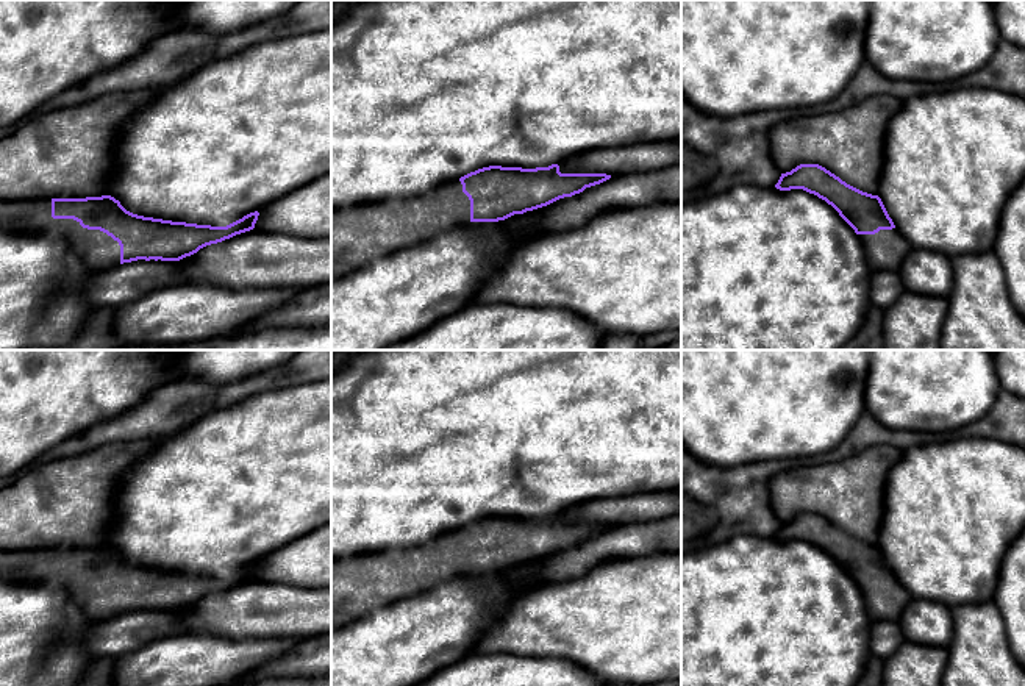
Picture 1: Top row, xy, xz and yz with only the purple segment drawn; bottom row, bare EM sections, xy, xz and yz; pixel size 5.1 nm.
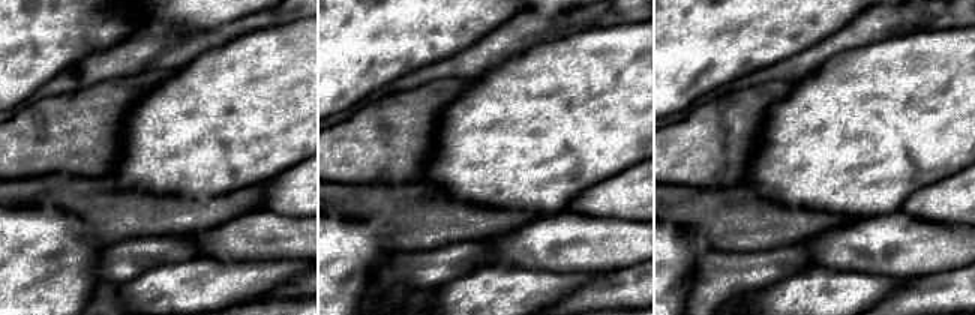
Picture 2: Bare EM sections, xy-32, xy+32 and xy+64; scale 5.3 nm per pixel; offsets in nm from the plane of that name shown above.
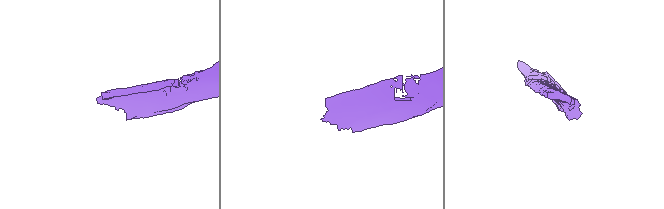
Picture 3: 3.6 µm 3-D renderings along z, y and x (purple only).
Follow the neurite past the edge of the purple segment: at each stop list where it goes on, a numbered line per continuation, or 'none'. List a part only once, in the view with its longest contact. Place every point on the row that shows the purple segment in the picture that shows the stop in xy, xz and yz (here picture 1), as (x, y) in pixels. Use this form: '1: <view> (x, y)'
1: xy (94, 249)

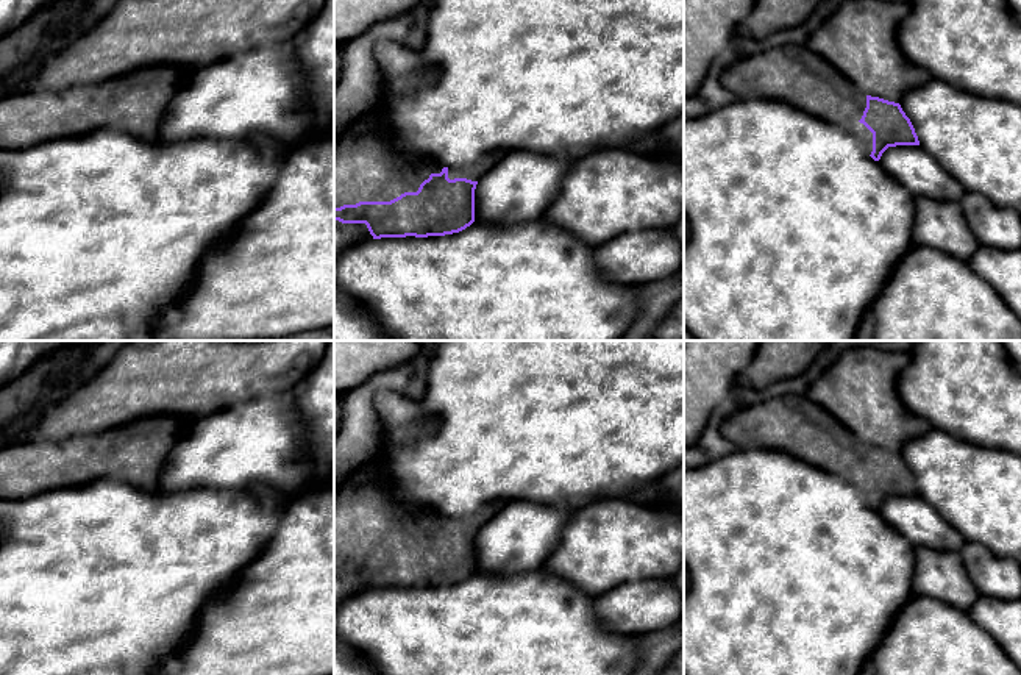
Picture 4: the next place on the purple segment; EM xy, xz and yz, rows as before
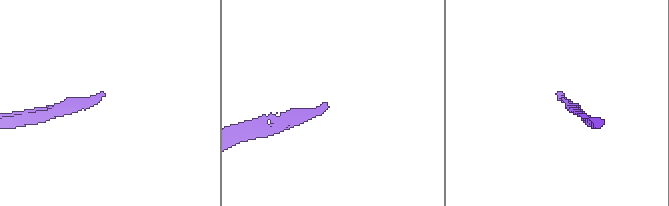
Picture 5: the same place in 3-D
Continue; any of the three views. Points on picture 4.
1: xz (367, 167)

